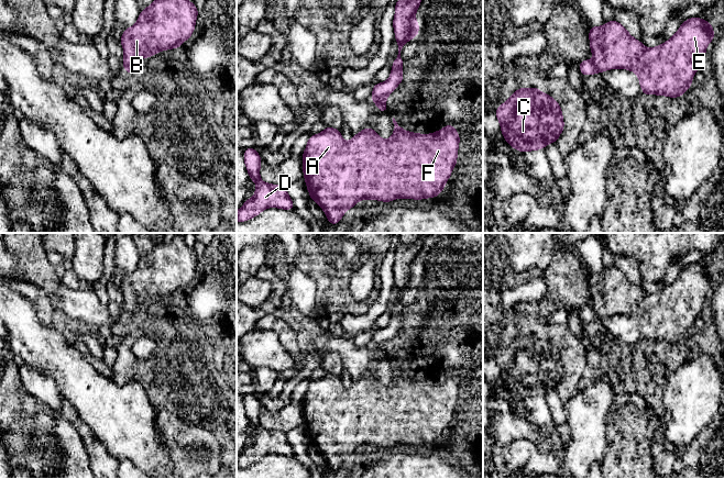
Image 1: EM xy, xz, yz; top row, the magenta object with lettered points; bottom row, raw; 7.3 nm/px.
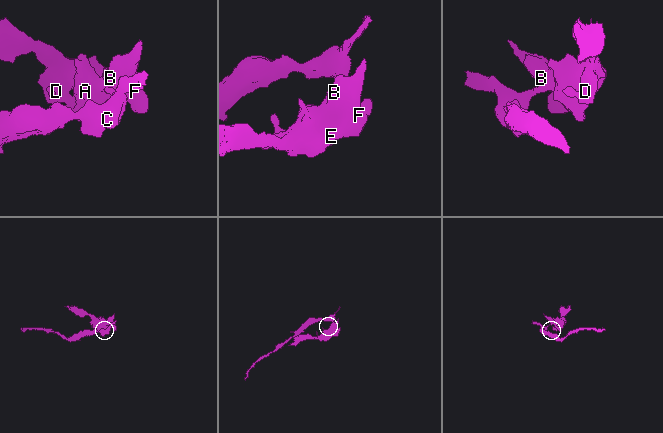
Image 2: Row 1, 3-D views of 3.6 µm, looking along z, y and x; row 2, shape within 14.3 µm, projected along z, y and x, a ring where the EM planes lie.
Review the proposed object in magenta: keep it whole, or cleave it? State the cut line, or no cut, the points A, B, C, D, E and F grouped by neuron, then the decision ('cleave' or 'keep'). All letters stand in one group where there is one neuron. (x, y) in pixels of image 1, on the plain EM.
cut xz (372, 345), (383, 346); groups A B D E F / C; cleave

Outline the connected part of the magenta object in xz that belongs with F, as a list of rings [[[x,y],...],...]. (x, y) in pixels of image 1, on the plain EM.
[[[393,364],[394,378],[391,385],[381,385],[376,377],[366,374],[353,381],[350,388],[342,386],[340,376],[327,372],[321,379],[310,381],[303,399],[303,417],[311,447],[316,447],[327,461],[328,469],[336,471],[345,457],[359,446],[371,445],[391,448],[395,445],[427,445],[439,443],[457,410],[460,383],[451,370],[432,380],[418,380],[403,376]]]

